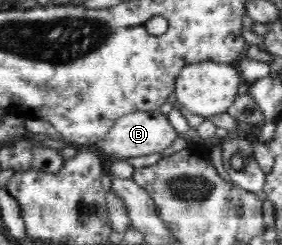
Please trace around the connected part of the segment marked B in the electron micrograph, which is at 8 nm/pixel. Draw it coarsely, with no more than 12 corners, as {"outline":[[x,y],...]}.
{"outline":[[121,116],[101,154],[131,158],[160,153],[178,133],[168,116]]}

